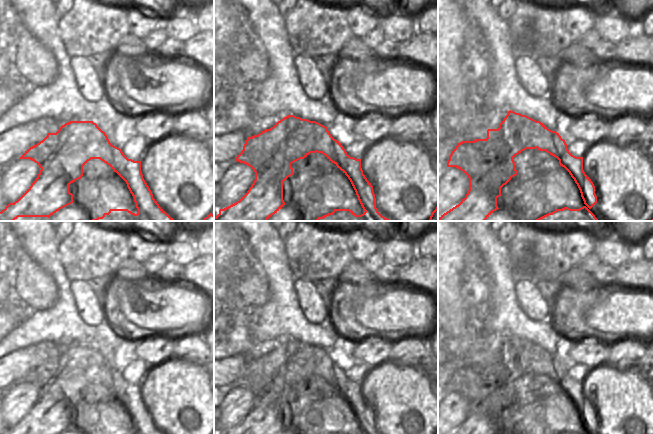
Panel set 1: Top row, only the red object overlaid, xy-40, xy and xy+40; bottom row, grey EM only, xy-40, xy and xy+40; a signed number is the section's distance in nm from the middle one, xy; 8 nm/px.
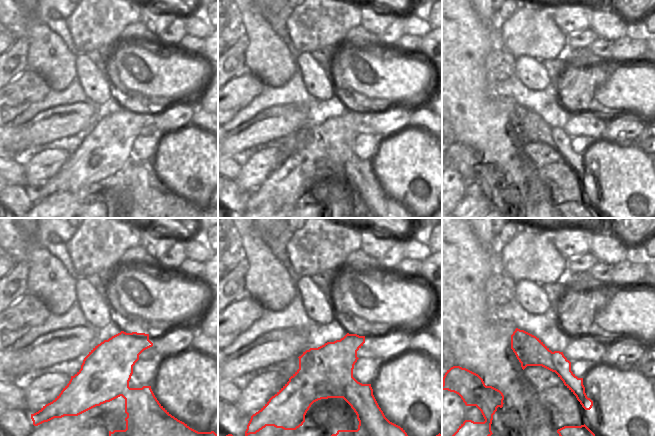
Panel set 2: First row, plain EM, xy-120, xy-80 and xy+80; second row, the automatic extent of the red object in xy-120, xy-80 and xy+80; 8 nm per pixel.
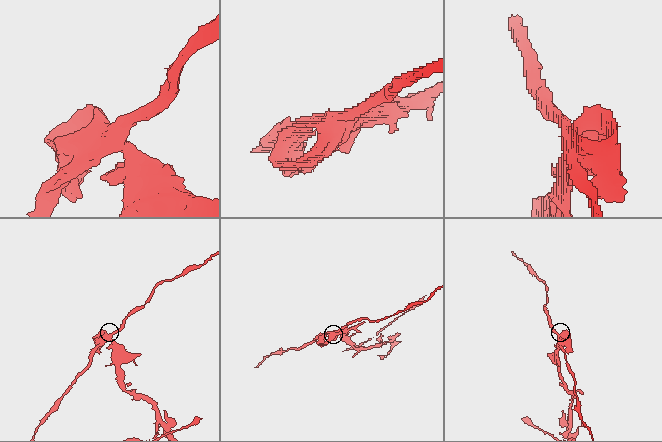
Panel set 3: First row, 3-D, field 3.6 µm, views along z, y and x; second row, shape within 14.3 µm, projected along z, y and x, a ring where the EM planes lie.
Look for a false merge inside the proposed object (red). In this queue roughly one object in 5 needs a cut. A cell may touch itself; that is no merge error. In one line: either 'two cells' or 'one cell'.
two cells

